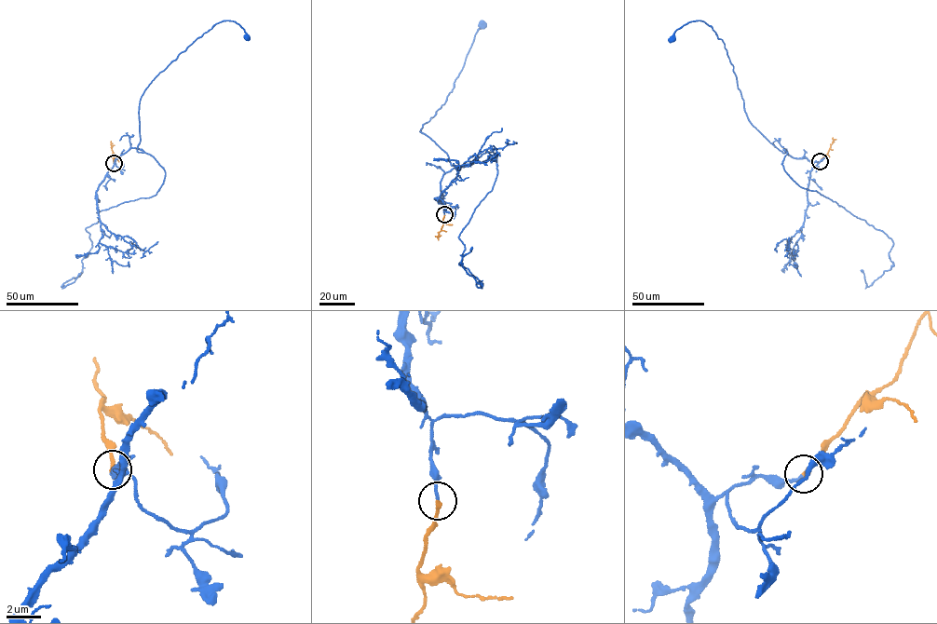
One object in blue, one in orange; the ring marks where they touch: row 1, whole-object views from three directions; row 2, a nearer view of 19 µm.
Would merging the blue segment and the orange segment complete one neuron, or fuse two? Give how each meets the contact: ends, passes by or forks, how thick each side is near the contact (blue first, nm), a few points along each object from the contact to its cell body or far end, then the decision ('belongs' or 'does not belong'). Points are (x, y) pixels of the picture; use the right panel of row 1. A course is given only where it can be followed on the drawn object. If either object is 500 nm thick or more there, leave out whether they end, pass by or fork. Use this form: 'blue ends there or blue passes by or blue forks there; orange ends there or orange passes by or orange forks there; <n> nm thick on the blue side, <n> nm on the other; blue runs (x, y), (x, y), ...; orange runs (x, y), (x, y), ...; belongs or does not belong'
blue ends there; orange ends there; 160 nm thick on the blue side, 240 nm on the other; blue runs (820, 161), (791, 156), (753, 125), (724, 43), (712, 27), (699, 20), (688, 21), (672, 39); orange runs (820, 161), (835, 139); belongs

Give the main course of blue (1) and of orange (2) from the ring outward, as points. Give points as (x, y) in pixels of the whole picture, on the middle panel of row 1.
1: (444, 214), (441, 179), (460, 166), (452, 166), (447, 154), (419, 131), (444, 103), (482, 25)
2: (444, 214), (438, 239)

